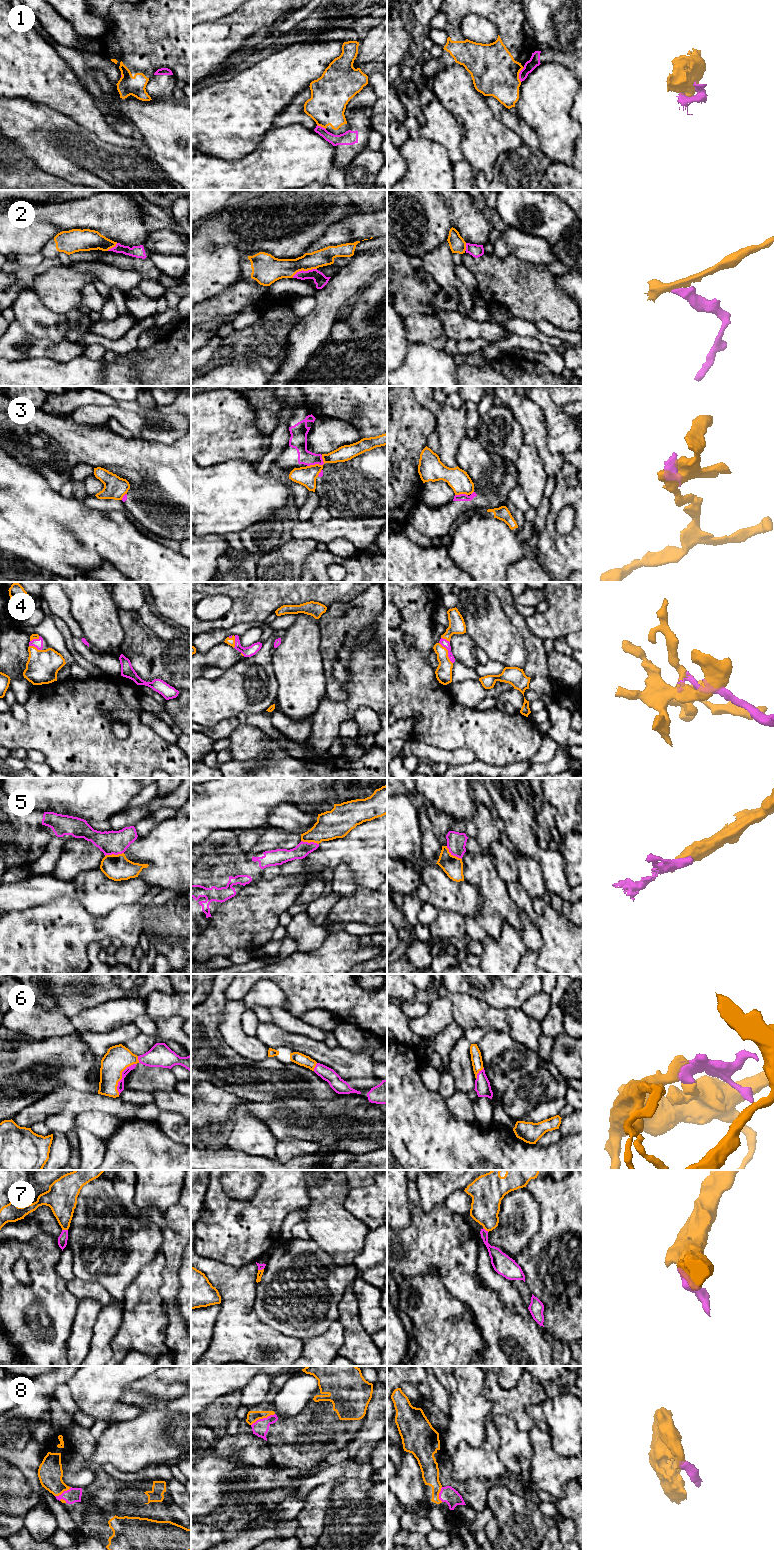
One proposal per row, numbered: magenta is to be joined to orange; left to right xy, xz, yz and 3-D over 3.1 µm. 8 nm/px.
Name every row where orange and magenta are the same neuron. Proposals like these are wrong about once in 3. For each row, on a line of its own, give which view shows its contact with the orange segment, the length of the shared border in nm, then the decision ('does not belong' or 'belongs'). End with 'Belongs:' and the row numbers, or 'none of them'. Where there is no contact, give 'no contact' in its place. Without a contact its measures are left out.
1: contact in yz; length 120 nm; does not belong
2: contact in xz; length 220 nm; belongs
3: contact in xz; length 160 nm; does not belong
4: contact in yz; length 200 nm; belongs
5: contact in yz; length 170 nm; belongs
6: contact in xy; length 300 nm; belongs
7: contact in xy; length 50 nm; does not belong
8: contact in xz; length 220 nm; belongs
Belongs: 2, 4, 5, 6, 8

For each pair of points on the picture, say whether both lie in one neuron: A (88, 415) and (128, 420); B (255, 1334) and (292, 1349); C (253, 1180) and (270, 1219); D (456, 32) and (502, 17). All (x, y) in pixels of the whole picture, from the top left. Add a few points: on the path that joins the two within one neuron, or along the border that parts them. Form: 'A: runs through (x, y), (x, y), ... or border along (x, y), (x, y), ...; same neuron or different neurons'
A: runs through (98, 414), (118, 413); same neuron
B: runs through (264, 1343), (277, 1344), (283, 1349); same neuron
C: border along (261, 1180), (259, 1188), (250, 1199), (236, 1200); different neurons
D: runs through (458, 17), (465, 10), (487, 10); same neuron

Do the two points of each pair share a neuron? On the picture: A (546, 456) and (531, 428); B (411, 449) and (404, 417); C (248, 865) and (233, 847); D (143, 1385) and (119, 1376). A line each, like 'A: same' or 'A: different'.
A: same
B: same
C: same
D: different

